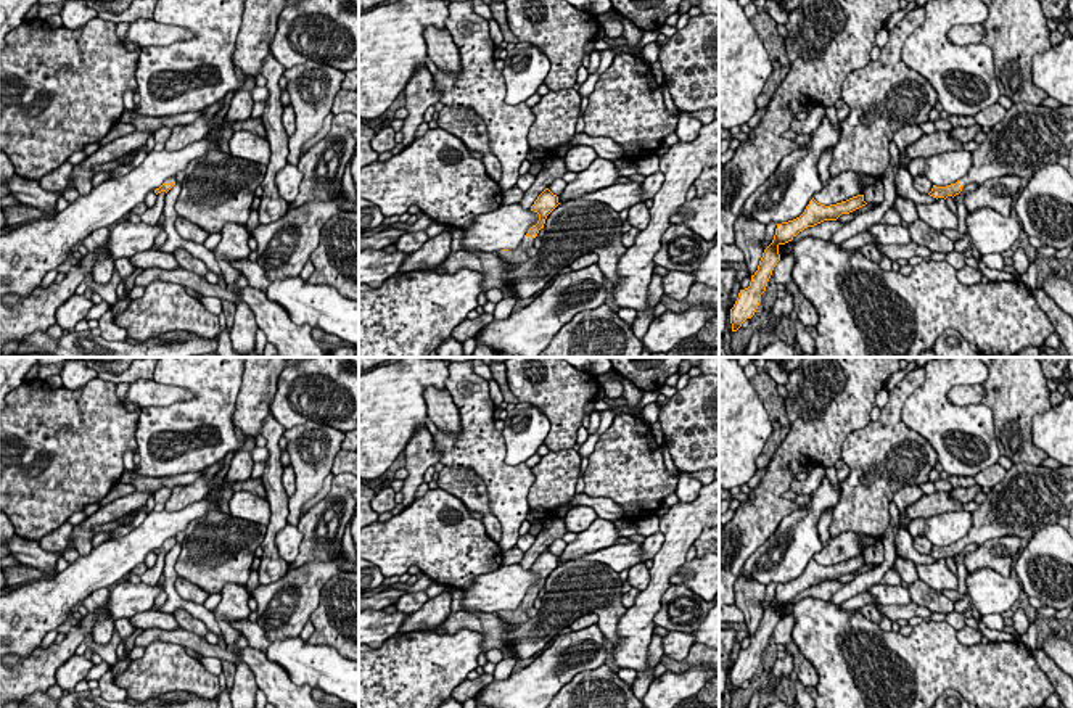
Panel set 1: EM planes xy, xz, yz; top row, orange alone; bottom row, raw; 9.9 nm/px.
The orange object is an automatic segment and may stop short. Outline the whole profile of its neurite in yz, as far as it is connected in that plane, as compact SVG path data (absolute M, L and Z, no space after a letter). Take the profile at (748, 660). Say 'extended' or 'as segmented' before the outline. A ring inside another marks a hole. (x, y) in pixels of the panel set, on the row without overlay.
as segmented | M857 555L830 566L820 565L812 558L800 578L777 584L774 600L764 610L758 631L751 636L750 647L740 650L737 661L730 669L732 692L737 692L746 679L751 679L754 676L772 631L780 621L780 605L791 602L800 592L808 587L814 587L824 581L837 581L841 574L849 574L865 565L867 563L864 562L864 555Z

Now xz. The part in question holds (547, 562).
extended | M545 549L537 560L534 562L534 565L531 566L531 571L539 574L539 581L536 586L532 586L528 594L524 595L521 605L515 610L515 611L508 611L508 610L502 610L497 611L497 615L500 616L502 621L505 621L507 624L524 624L529 621L528 616L528 610L532 608L534 600L539 594L541 589L544 589L545 579L547 576L558 566L558 557L553 555L549 549Z

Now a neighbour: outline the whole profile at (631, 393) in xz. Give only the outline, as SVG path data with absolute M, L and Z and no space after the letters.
M611 368L610 372L597 377L598 388L602 388L608 380L613 380L613 378L619 380L623 388L624 388L623 389L623 397L627 401L626 405L629 405L635 410L634 415L637 418L643 418L642 409L637 407L642 396L643 396L643 391L639 389L631 380L621 377L615 368Z

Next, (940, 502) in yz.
M936 491L935 494L923 494L915 504L912 504L904 515L912 521L915 518L928 520L930 517L946 512L960 512L962 502L951 497L951 492Z

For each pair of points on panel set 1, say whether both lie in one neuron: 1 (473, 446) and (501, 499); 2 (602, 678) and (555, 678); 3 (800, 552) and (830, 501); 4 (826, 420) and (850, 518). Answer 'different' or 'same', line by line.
1: same
2: different
3: same
4: different

